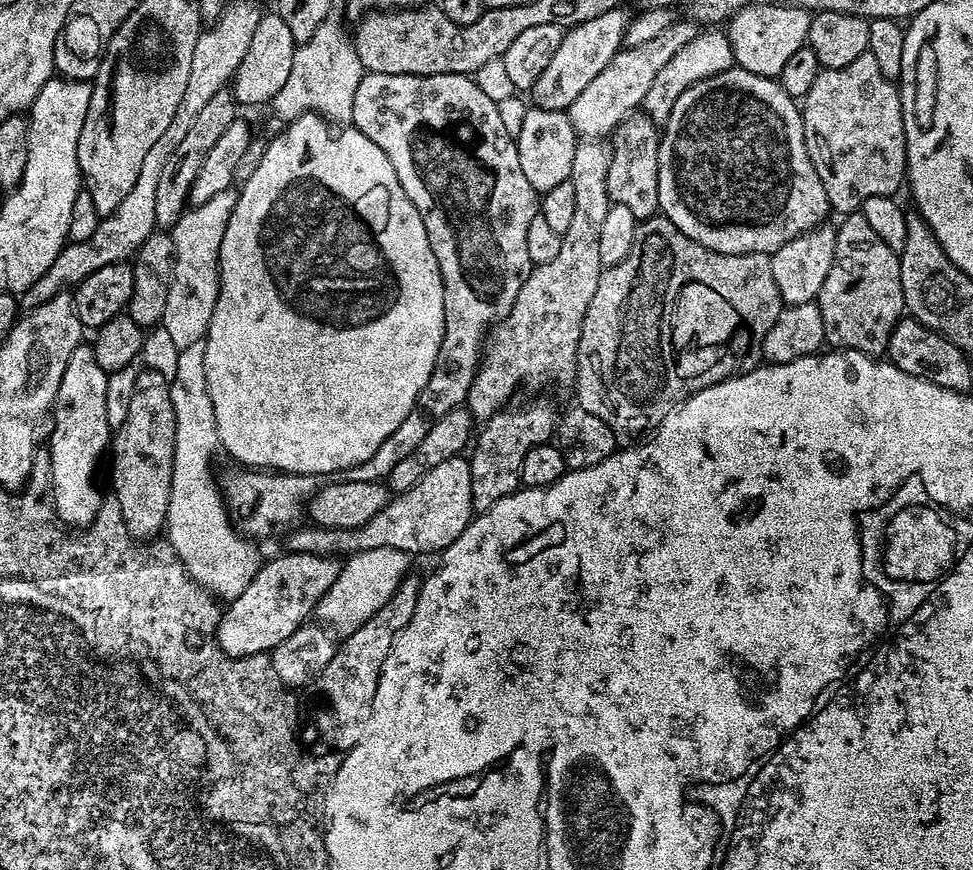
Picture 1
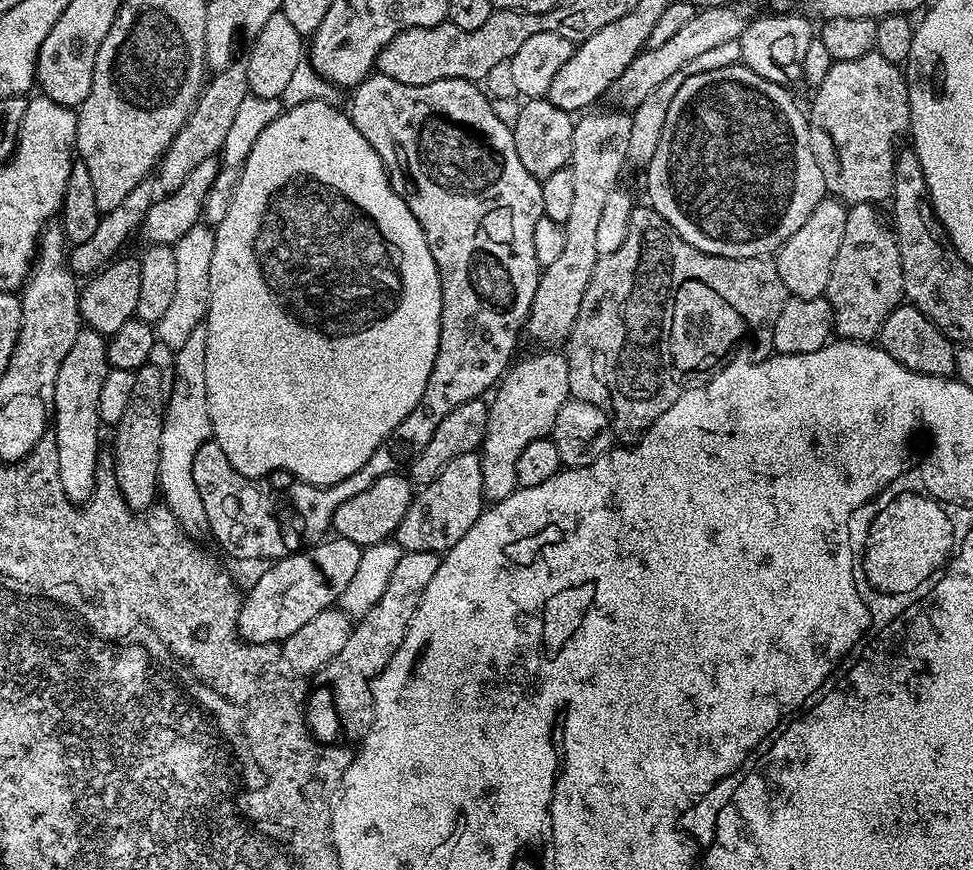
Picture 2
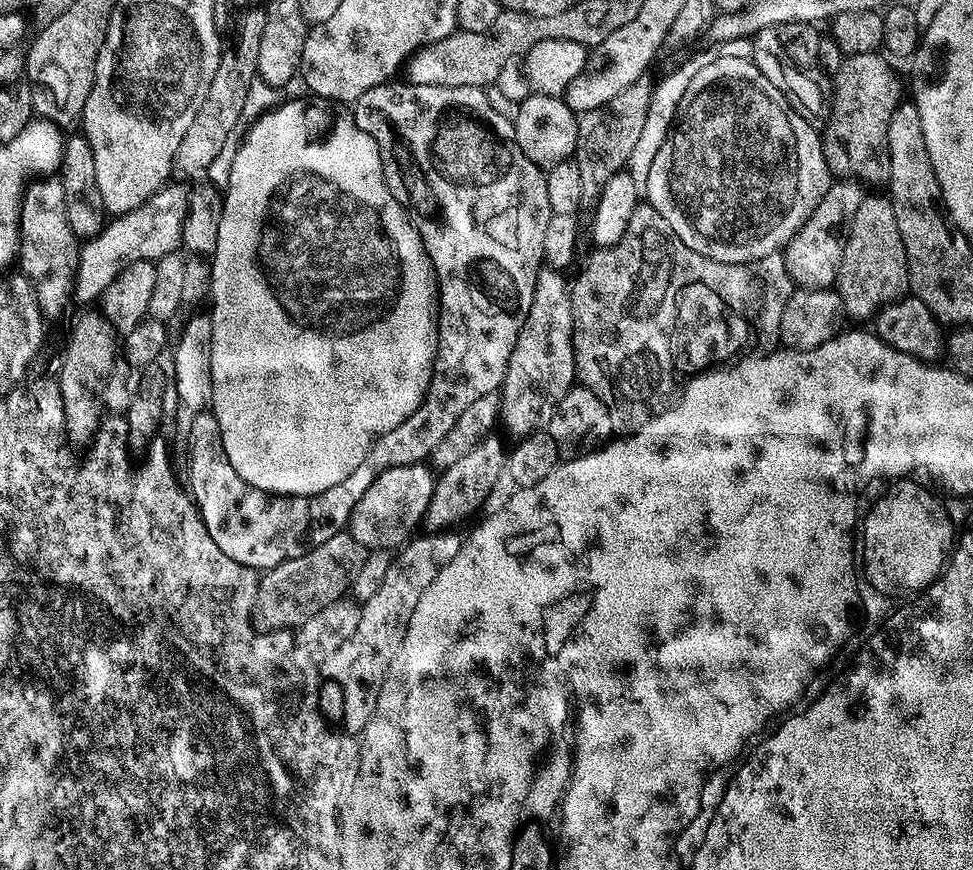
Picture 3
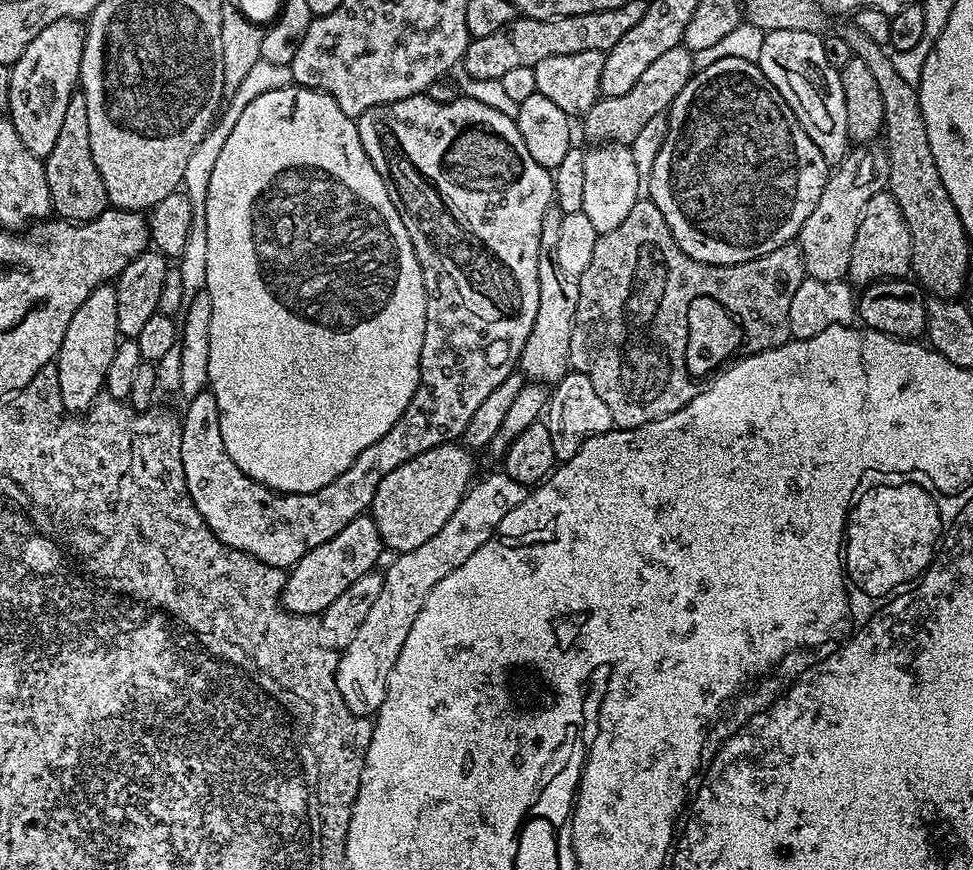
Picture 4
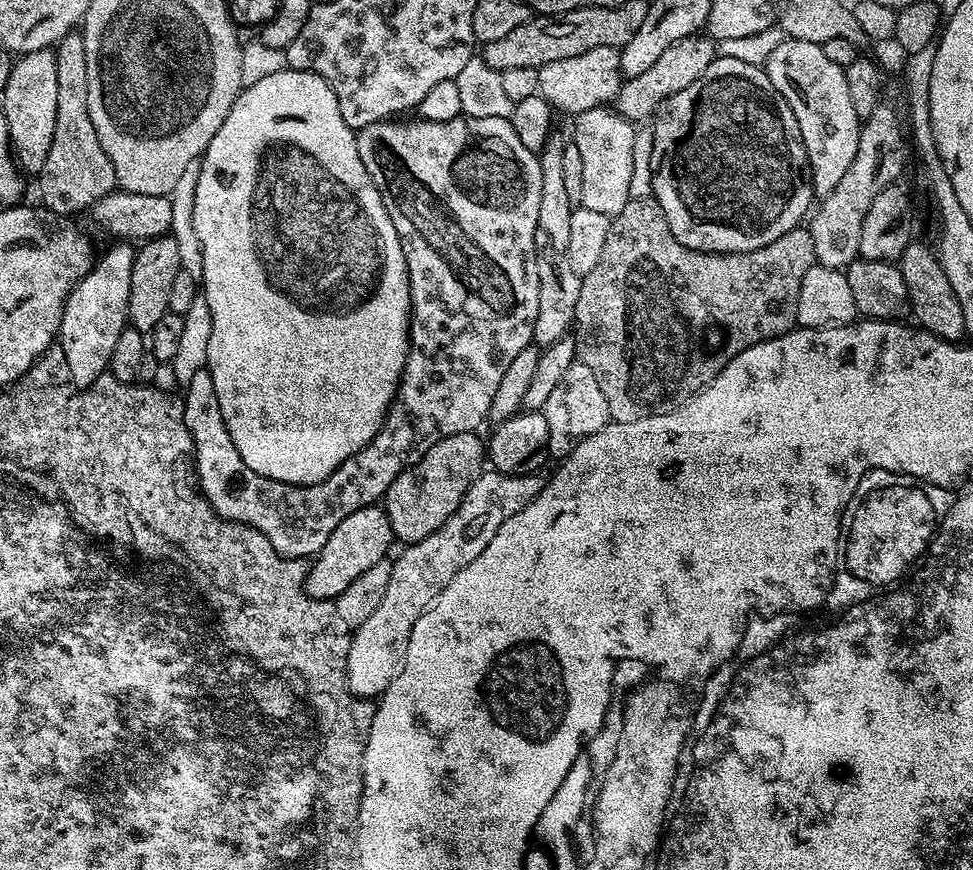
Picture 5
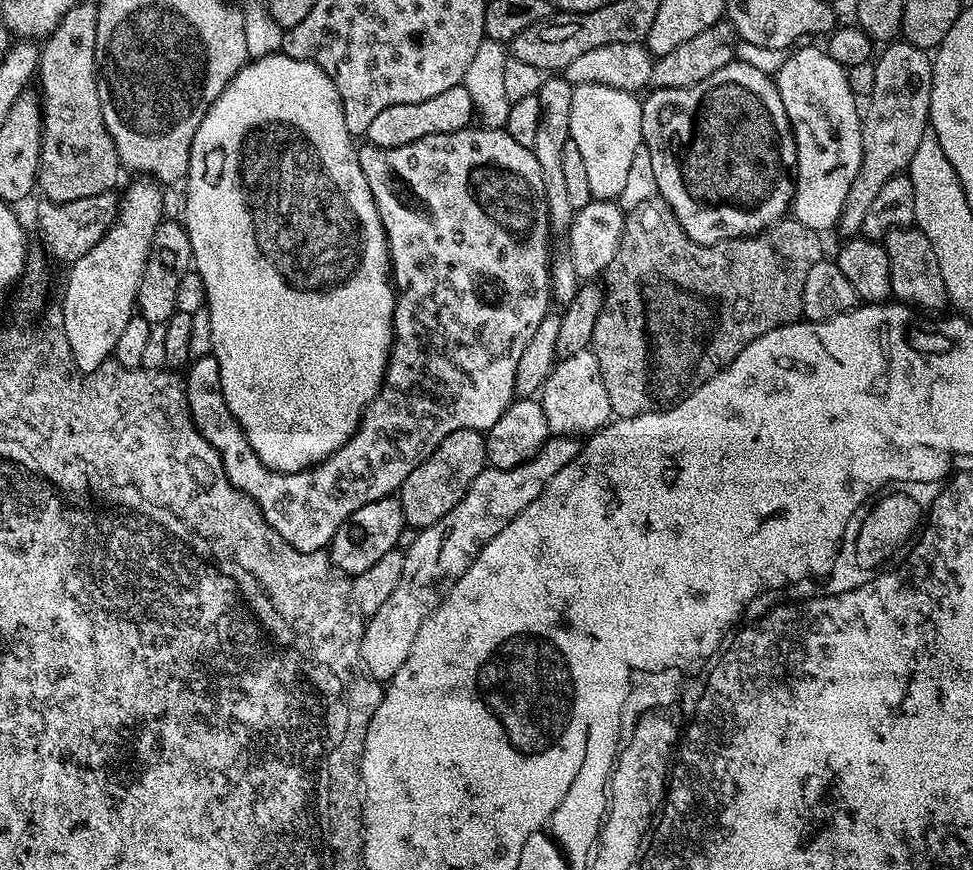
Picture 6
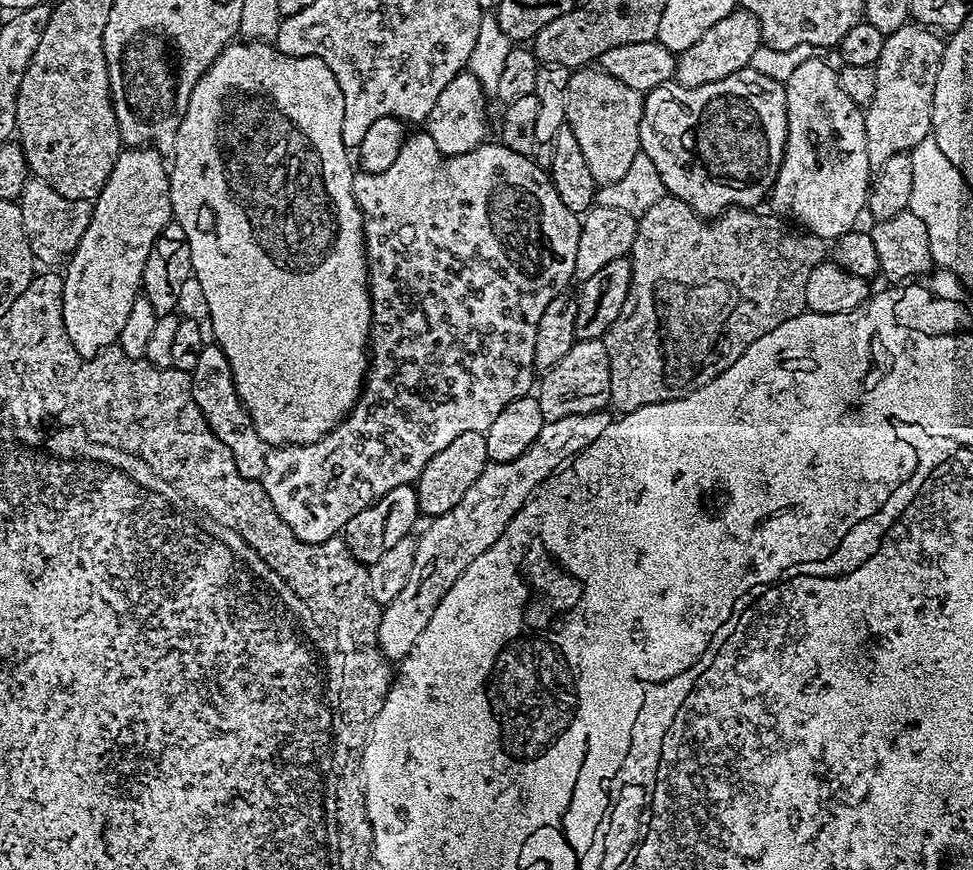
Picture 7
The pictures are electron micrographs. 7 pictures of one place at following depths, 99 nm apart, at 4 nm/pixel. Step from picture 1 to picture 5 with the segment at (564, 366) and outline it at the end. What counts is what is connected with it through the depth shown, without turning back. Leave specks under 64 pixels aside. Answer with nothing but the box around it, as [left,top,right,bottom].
[614,34,718,122]

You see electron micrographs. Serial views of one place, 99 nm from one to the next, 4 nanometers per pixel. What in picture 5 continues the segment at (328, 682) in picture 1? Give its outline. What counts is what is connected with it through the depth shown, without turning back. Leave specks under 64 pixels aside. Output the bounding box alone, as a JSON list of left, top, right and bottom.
[346,470,545,700]

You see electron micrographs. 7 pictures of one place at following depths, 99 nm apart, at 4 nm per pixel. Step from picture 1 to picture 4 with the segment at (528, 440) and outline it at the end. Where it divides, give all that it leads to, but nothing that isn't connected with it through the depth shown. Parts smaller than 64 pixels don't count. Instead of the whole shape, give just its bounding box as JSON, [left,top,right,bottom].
[518,206,580,386]

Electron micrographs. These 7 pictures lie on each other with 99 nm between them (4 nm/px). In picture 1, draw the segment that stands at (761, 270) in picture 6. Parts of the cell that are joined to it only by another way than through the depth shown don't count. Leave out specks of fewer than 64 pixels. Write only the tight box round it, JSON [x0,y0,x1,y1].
[574,214,782,446]

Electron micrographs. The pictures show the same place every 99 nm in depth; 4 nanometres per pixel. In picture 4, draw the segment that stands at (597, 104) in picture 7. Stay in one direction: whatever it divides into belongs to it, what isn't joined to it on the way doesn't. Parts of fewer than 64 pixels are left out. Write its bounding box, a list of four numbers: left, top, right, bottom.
[582,143,641,234]

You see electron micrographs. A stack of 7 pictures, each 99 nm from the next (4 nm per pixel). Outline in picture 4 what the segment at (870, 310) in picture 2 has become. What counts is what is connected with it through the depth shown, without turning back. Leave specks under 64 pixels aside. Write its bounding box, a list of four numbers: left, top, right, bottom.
[847,190,912,286]

